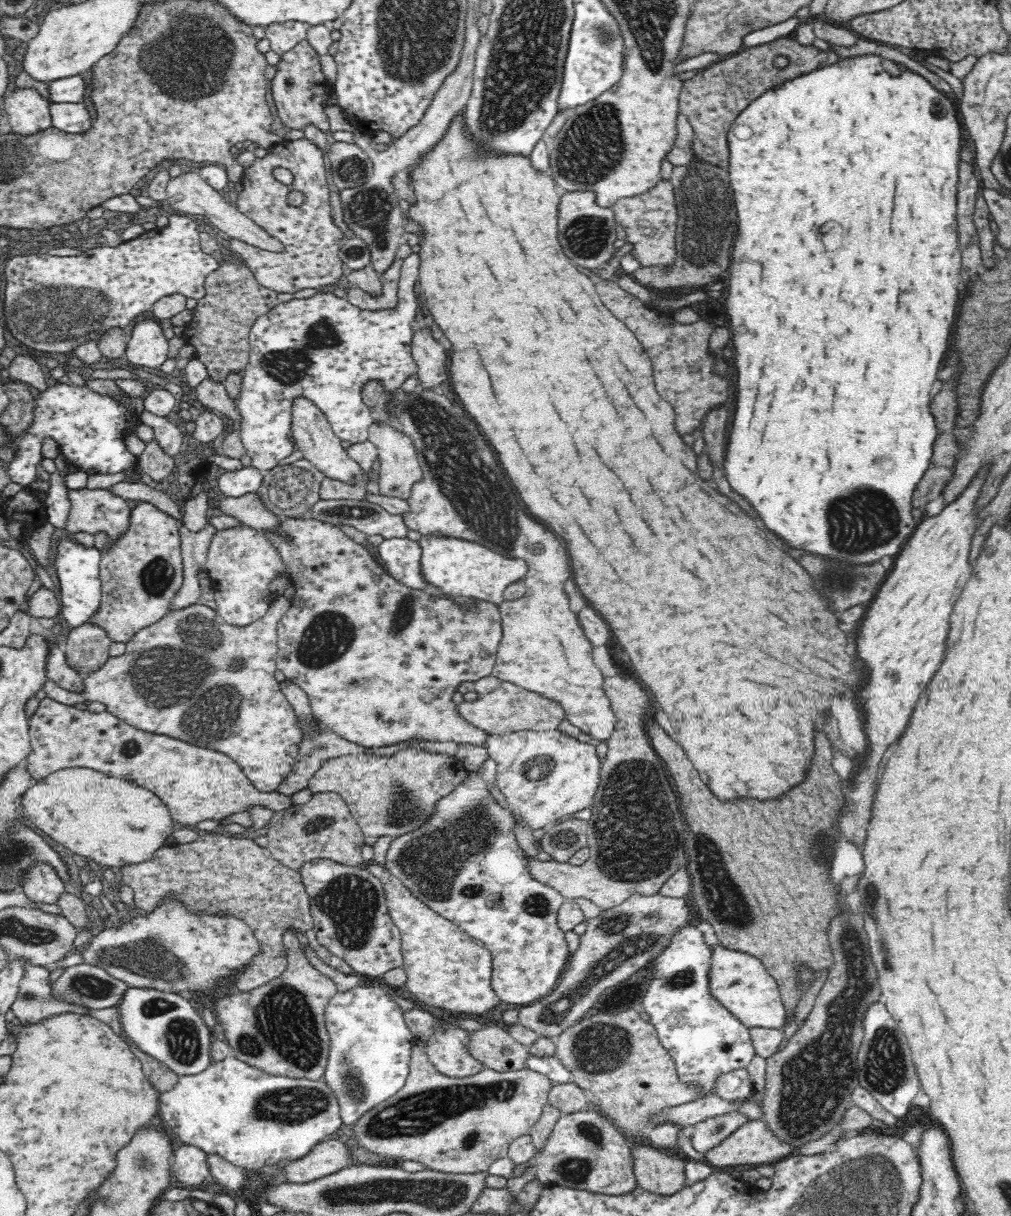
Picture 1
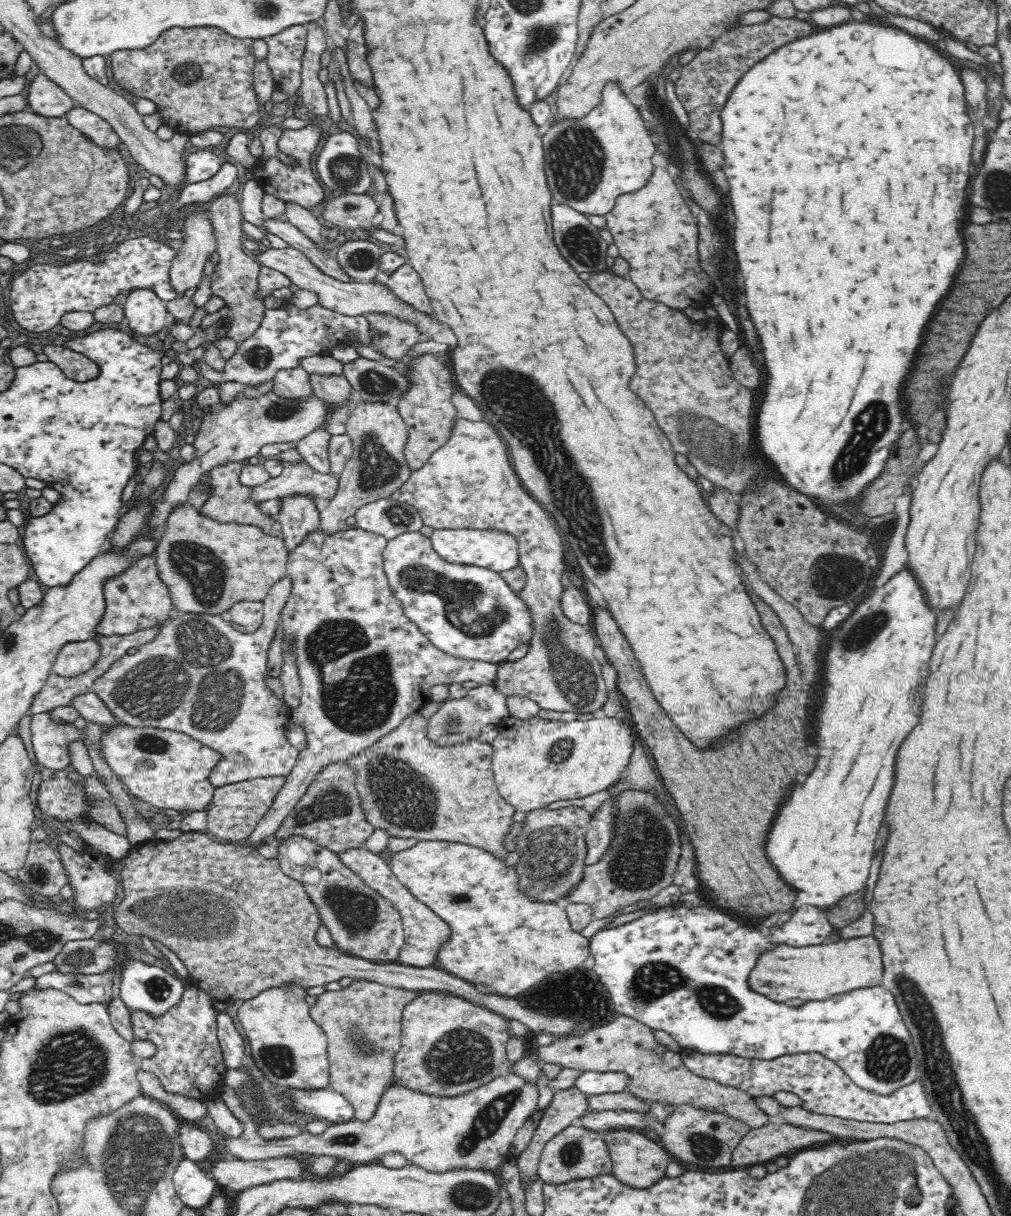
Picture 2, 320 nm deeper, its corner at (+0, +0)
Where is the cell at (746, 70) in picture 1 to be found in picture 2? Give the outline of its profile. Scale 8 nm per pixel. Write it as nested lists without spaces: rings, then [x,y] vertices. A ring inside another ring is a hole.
[[[770,14],[768,20],[732,28],[720,34],[710,46],[700,49],[692,62],[682,67],[680,76],[674,80],[675,93],[688,115],[689,134],[704,142],[720,142],[722,121],[719,112],[736,82],[772,50],[792,38],[796,40],[796,36],[813,32],[815,28],[816,26],[806,19],[780,18]]]

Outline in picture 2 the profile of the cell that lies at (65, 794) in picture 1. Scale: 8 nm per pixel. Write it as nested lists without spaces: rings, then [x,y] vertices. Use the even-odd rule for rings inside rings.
[[[64,770],[56,771],[52,780],[40,784],[36,792],[38,808],[57,821],[88,821],[86,818],[86,804],[84,790],[78,788]]]

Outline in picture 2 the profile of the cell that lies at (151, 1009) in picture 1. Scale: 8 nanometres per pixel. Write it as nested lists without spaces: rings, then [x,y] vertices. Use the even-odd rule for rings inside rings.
[[[125,954],[121,965],[119,997],[129,1009],[145,1010],[149,1014],[163,1014],[182,998],[186,982],[179,976],[170,975],[162,967],[127,957]]]

